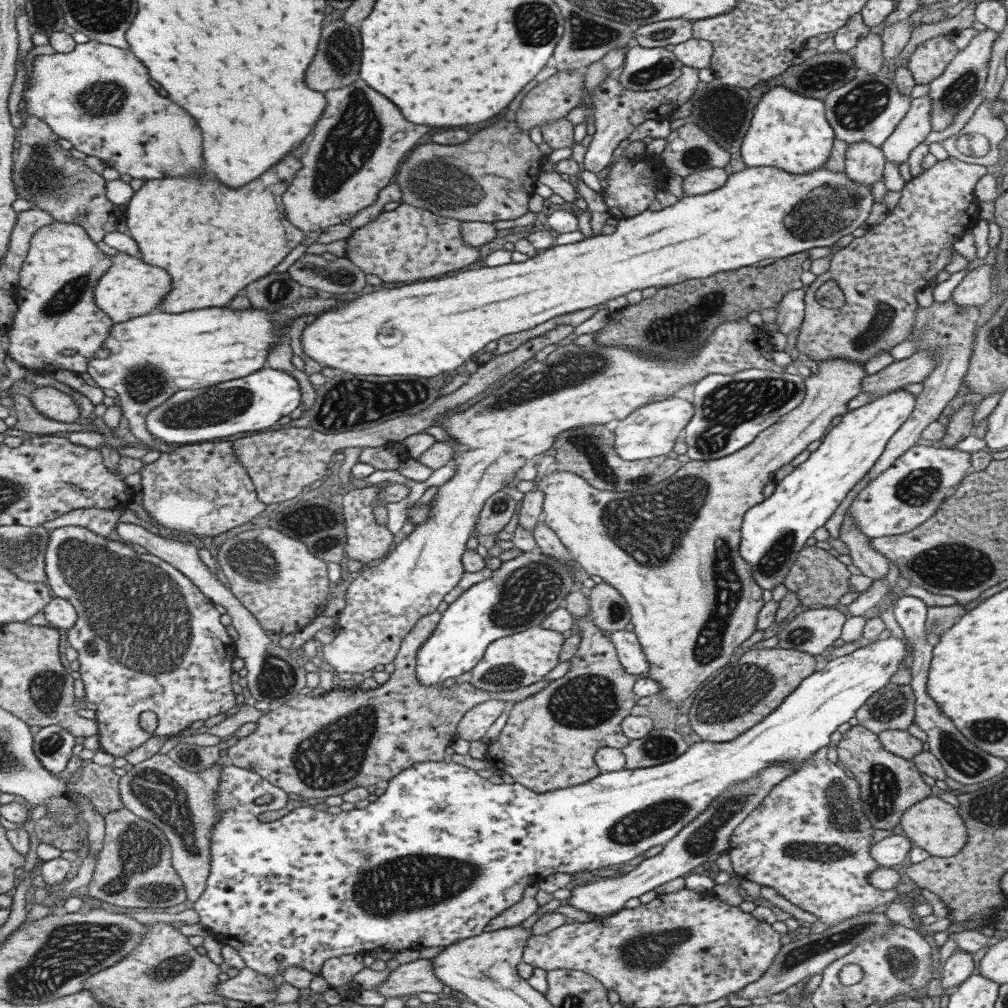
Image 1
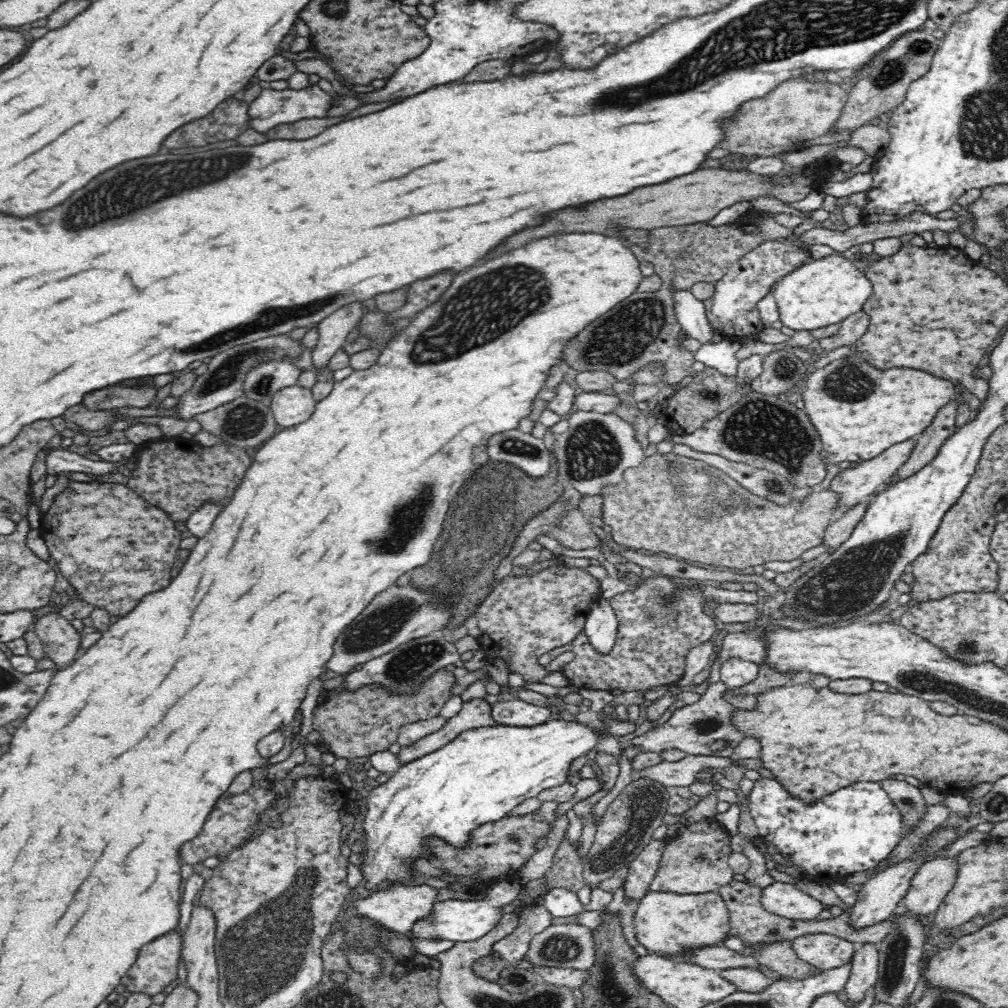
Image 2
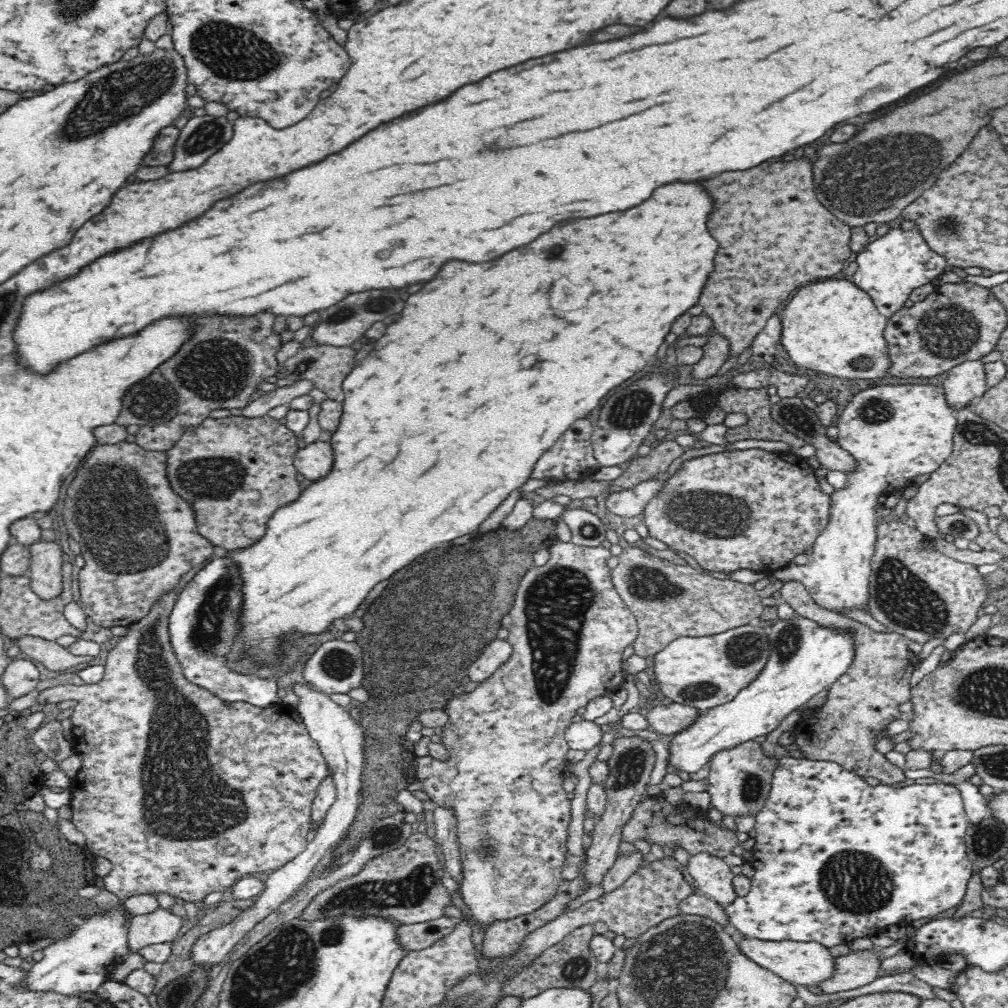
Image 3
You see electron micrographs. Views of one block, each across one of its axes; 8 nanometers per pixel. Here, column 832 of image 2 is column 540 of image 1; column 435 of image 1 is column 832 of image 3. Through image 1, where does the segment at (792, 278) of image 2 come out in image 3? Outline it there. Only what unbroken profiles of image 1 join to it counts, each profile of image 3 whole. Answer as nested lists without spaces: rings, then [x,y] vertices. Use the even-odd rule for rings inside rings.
[[[820,281],[804,285],[787,301],[781,313],[781,344],[795,366],[838,378],[876,380],[888,376],[890,368],[884,339],[888,320],[854,282]]]

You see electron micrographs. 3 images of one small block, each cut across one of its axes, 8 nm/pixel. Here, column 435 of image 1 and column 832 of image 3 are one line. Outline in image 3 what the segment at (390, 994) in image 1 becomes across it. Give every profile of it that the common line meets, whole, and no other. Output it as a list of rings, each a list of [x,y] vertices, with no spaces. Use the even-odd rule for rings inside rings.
[[[878,948],[872,950],[850,951],[849,954],[838,956],[834,959],[835,969],[833,975],[816,988],[821,993],[844,992],[864,986],[878,977],[882,960],[878,958]]]

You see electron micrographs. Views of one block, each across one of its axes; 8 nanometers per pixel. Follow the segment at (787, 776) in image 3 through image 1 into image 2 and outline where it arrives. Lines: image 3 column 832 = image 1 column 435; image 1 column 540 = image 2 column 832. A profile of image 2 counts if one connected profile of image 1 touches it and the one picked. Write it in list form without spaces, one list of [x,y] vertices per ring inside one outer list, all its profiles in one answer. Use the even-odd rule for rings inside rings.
[[[762,777],[754,781],[746,799],[758,827],[758,836],[766,842],[772,842],[788,861],[787,865],[799,866],[802,877],[808,880],[843,880],[853,872],[872,869],[877,862],[889,856],[904,834],[901,813],[879,782],[858,781],[810,804],[792,796],[776,779]]]

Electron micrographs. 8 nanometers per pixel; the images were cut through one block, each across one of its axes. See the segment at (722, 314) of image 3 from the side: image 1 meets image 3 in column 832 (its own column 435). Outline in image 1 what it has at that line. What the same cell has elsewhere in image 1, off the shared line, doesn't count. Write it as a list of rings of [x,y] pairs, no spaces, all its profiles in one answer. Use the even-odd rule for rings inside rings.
[[[402,203],[396,210],[382,211],[377,219],[353,231],[346,239],[344,256],[365,275],[375,275],[383,282],[410,282],[458,272],[477,262],[480,256],[478,246],[470,246],[461,238],[462,223]]]

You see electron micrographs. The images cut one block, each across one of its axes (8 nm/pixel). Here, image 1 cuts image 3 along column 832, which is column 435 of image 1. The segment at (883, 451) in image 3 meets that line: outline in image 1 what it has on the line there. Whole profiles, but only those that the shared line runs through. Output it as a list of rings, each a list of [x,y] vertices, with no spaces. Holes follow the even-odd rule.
[[[742,317],[737,321],[720,323],[718,328],[713,332],[713,335],[710,335],[706,339],[706,342],[697,350],[697,353],[695,355],[690,355],[686,360],[680,359],[677,361],[662,362],[662,360],[656,360],[656,358],[638,354],[638,352],[634,352],[634,349],[621,347],[620,345],[599,345],[598,343],[590,342],[585,346],[579,346],[578,344],[570,343],[568,345],[559,346],[548,354],[545,360],[534,361],[528,368],[522,370],[520,373],[516,374],[516,376],[510,378],[510,380],[507,380],[505,384],[502,384],[496,391],[486,396],[486,398],[482,398],[482,400],[476,404],[472,404],[470,408],[466,408],[466,410],[462,410],[462,412],[456,412],[456,414],[450,414],[450,416],[445,415],[442,417],[439,423],[442,428],[452,436],[453,440],[455,440],[454,442],[450,442],[450,445],[452,445],[455,450],[455,455],[451,462],[451,465],[455,467],[454,476],[450,478],[448,482],[439,486],[438,491],[431,500],[431,507],[427,512],[427,519],[418,523],[412,532],[406,535],[405,538],[397,544],[392,552],[387,553],[387,557],[383,562],[380,562],[378,565],[363,568],[359,576],[348,586],[345,591],[346,606],[337,616],[338,619],[335,624],[336,638],[334,638],[330,644],[322,648],[322,657],[324,661],[333,669],[335,674],[339,674],[340,676],[348,676],[352,673],[356,674],[357,672],[362,674],[362,672],[372,670],[378,665],[388,665],[394,662],[405,636],[414,629],[414,626],[416,626],[422,617],[437,612],[436,608],[438,608],[440,602],[444,600],[446,594],[448,594],[462,578],[465,570],[461,558],[467,549],[466,542],[468,542],[468,538],[475,534],[475,525],[477,524],[484,503],[495,492],[505,488],[505,485],[508,485],[516,476],[521,477],[520,472],[522,466],[524,466],[526,462],[532,460],[532,457],[538,456],[546,452],[546,450],[553,448],[553,444],[561,432],[570,430],[571,428],[578,428],[579,426],[588,426],[589,424],[613,425],[613,423],[622,421],[632,414],[632,412],[638,411],[638,408],[642,408],[642,406],[646,406],[648,403],[672,397],[673,394],[676,394],[678,390],[682,390],[687,384],[695,384],[708,374],[726,375],[736,374],[742,370],[770,370],[776,368],[775,360],[773,359],[775,351],[776,349],[770,340],[767,330],[765,328],[752,327],[746,320],[746,317]]]

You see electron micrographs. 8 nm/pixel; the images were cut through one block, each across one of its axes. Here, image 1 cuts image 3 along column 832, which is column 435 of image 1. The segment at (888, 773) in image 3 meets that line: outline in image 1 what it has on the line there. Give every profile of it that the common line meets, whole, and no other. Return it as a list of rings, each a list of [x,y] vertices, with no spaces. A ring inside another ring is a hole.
[[[440,612],[430,613],[421,618],[420,621],[414,626],[414,629],[405,636],[405,639],[402,640],[402,644],[400,646],[400,650],[398,650],[398,654],[394,660],[395,670],[390,674],[390,679],[380,686],[380,688],[376,688],[376,690],[362,690],[360,687],[356,687],[354,689],[341,689],[335,688],[331,692],[327,692],[324,696],[320,696],[317,698],[312,698],[312,696],[306,695],[295,697],[293,700],[290,700],[282,705],[273,706],[271,710],[266,713],[266,715],[262,715],[256,721],[256,730],[249,734],[246,737],[243,737],[234,744],[231,748],[227,750],[226,760],[229,764],[245,768],[246,770],[251,769],[254,772],[257,772],[258,775],[262,776],[263,779],[268,780],[274,786],[280,787],[282,790],[285,790],[287,794],[298,794],[303,796],[303,798],[326,798],[327,796],[338,796],[344,794],[347,790],[352,790],[352,788],[356,787],[368,787],[376,784],[377,782],[381,782],[382,780],[389,781],[394,778],[399,772],[406,770],[407,768],[414,767],[414,764],[424,763],[424,762],[443,762],[446,760],[446,748],[450,746],[457,738],[456,730],[460,719],[468,712],[473,706],[477,704],[482,704],[488,700],[502,700],[504,702],[520,702],[525,700],[526,698],[542,691],[542,689],[546,688],[548,684],[550,684],[550,680],[542,680],[534,682],[534,684],[530,686],[526,686],[524,688],[520,688],[518,690],[514,690],[514,692],[482,692],[478,690],[478,688],[474,688],[472,684],[466,682],[463,684],[454,684],[450,686],[450,688],[442,688],[442,686],[422,686],[418,682],[418,678],[416,678],[416,656],[418,650],[424,645],[424,642],[430,638],[436,626],[441,622],[441,614]]]

